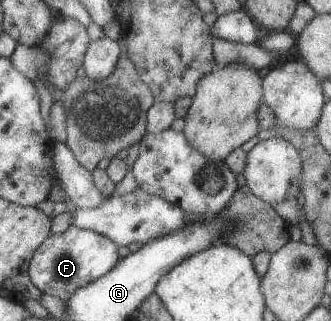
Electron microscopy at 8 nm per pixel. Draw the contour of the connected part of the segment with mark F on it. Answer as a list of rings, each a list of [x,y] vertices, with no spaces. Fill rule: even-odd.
[[[72,225],[63,234],[51,234],[38,246],[30,262],[29,276],[44,295],[69,301],[78,288],[84,288],[94,280],[106,276],[118,264],[118,250],[119,247],[108,236]]]

